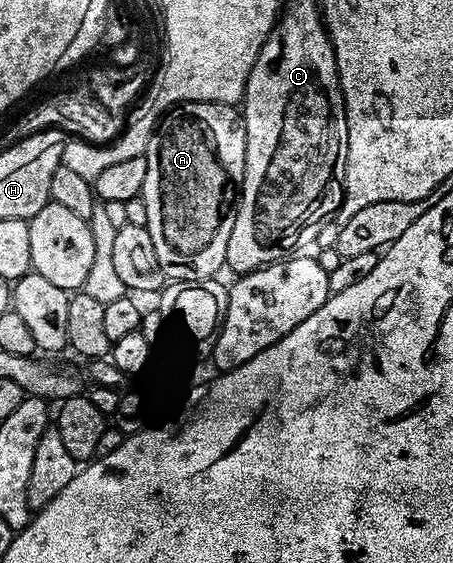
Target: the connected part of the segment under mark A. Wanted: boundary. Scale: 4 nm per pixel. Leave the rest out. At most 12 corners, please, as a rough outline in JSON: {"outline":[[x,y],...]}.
{"outline":[[183,102],[144,158],[169,282],[226,265],[244,183],[241,110]]}

